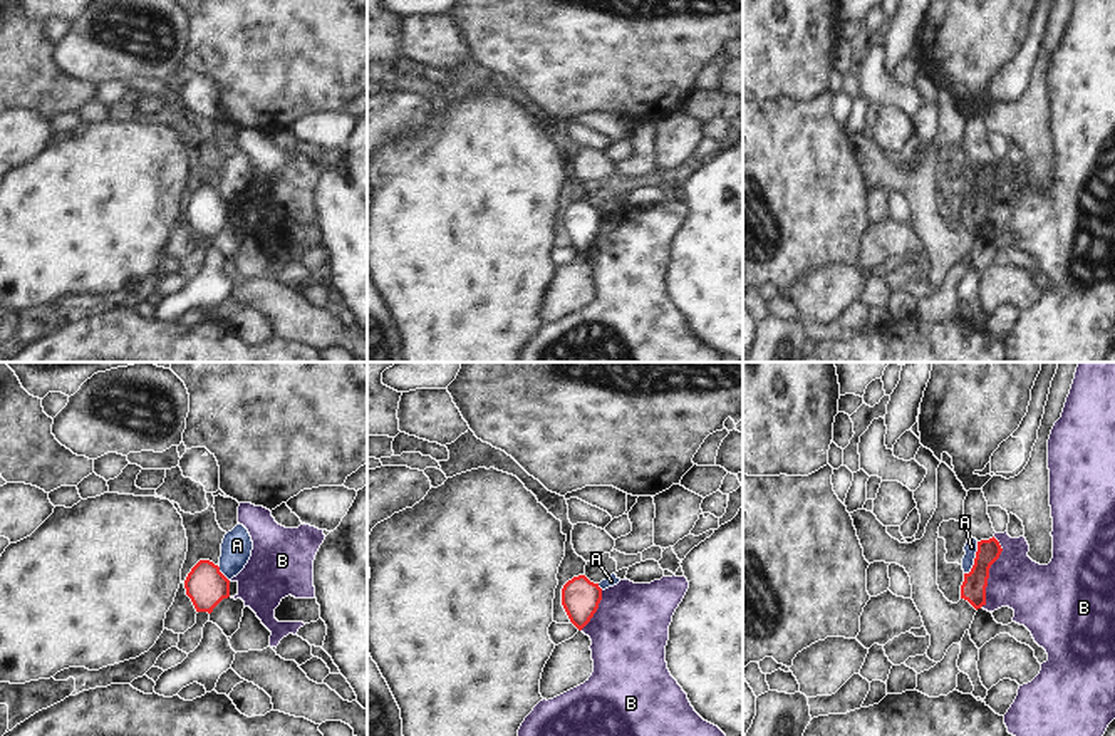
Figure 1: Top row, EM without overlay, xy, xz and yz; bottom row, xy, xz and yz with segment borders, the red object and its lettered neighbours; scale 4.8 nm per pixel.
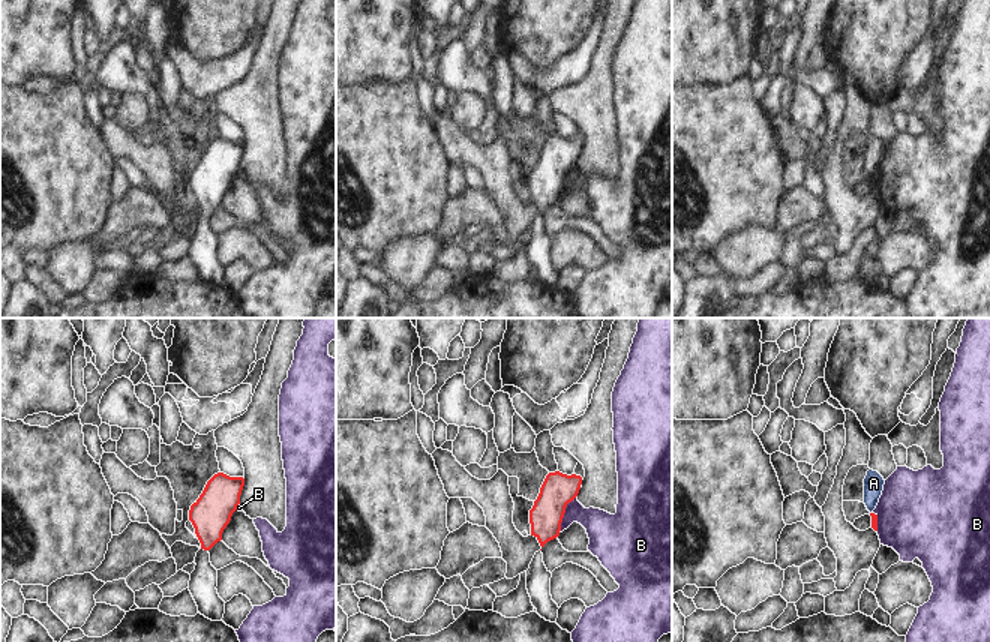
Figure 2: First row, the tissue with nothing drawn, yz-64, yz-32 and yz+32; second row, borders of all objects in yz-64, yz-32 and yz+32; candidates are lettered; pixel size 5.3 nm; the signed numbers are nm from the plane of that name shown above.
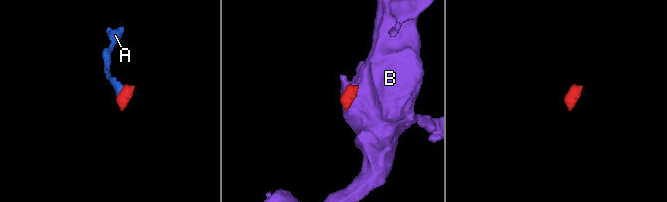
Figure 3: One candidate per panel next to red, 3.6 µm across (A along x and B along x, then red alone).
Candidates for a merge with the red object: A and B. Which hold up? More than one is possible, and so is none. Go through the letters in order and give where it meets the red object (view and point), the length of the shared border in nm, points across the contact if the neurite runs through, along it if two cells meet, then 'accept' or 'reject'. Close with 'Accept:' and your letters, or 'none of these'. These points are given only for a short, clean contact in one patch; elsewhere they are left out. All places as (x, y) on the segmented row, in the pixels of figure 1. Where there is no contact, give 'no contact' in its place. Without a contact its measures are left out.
A: contact yz (974, 559); length 170 nm; border yz (978, 542), (974, 564), (964, 574); reject
B: contact yz (988, 572); length 360 nm; border yz (995, 537), (1001, 554), (990, 569), (986, 601), (980, 607); reject
Accept: none of these

